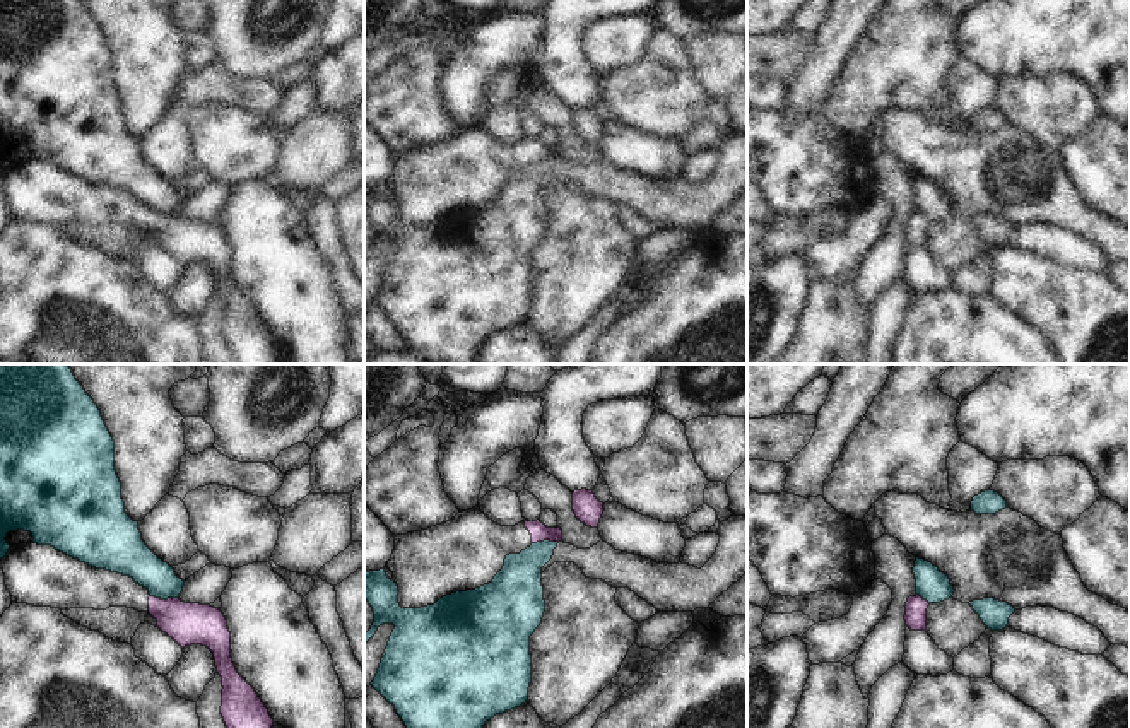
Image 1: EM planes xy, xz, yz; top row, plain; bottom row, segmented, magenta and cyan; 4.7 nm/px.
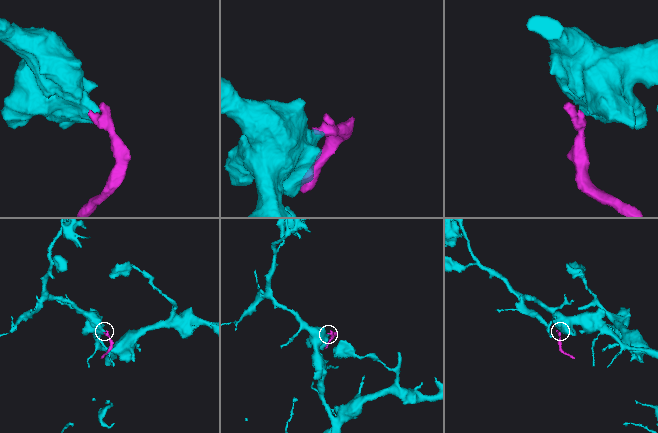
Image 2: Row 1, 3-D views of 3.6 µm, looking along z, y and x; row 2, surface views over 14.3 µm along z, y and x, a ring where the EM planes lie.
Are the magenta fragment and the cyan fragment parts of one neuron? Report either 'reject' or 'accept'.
reject

